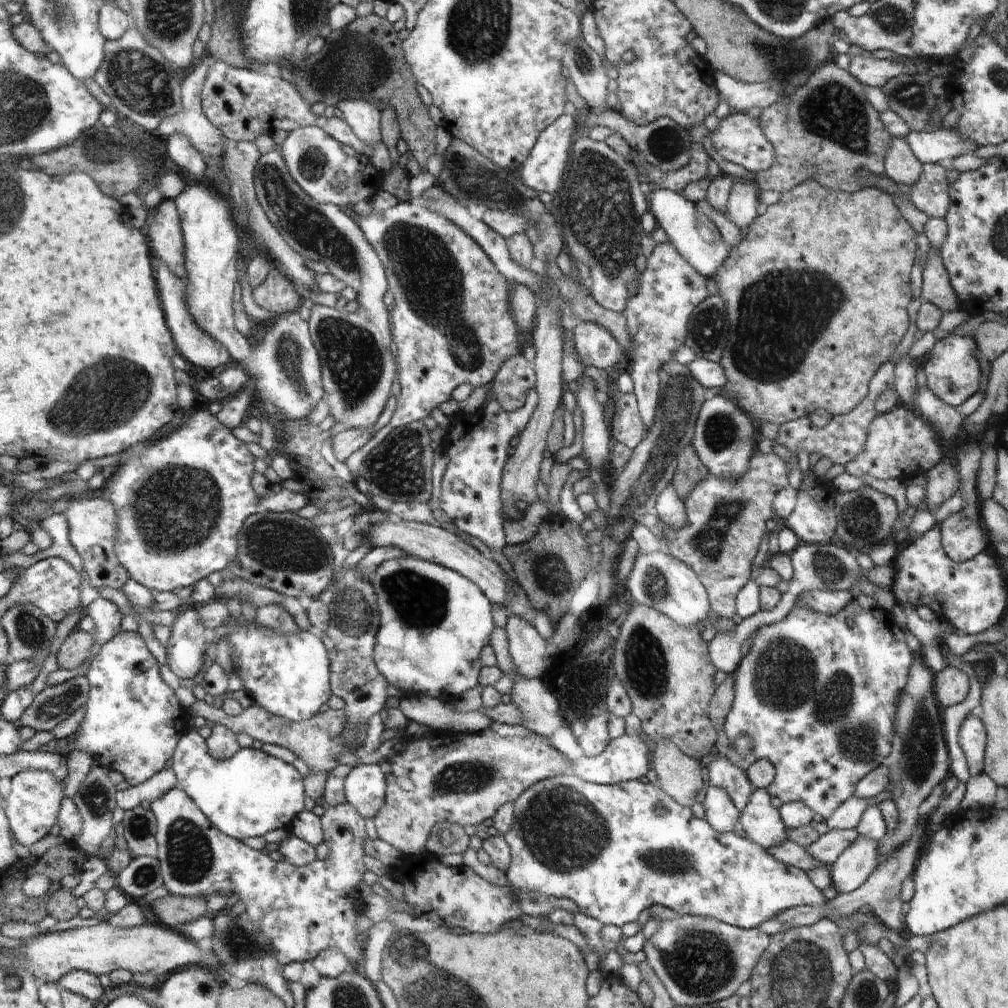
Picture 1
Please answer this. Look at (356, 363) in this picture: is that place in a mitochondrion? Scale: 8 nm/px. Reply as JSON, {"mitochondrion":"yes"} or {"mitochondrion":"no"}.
{"mitochondrion":"yes"}

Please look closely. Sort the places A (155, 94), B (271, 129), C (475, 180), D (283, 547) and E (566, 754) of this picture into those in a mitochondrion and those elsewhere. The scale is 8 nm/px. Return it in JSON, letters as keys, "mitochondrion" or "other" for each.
{"A":"mitochondrion","B":"other","C":"mitochondrion","D":"mitochondrion","E":"other"}

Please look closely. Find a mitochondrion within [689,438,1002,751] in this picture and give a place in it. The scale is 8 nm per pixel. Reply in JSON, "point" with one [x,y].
{"point":[862,520]}

